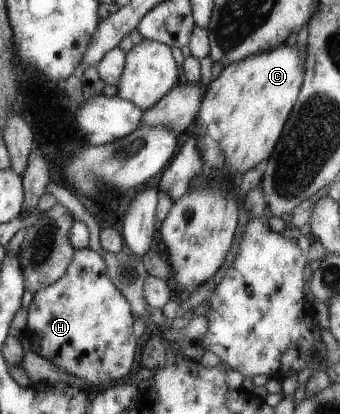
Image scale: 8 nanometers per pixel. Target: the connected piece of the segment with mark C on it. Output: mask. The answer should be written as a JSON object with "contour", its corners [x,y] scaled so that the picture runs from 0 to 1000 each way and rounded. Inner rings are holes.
{"contour":[[[841,99],[821,104],[803,118],[744,128],[712,147],[662,157],[650,176],[609,208],[597,229],[591,258],[574,278],[568,326],[579,336],[579,365],[597,374],[597,399],[606,415],[612,408],[668,408],[674,423],[685,418],[706,430],[721,413],[744,408],[768,389],[794,386],[821,331],[829,329],[832,302],[853,285],[865,263],[868,244],[876,239],[879,215],[900,181],[903,109],[885,128],[871,111],[844,109]]]}

